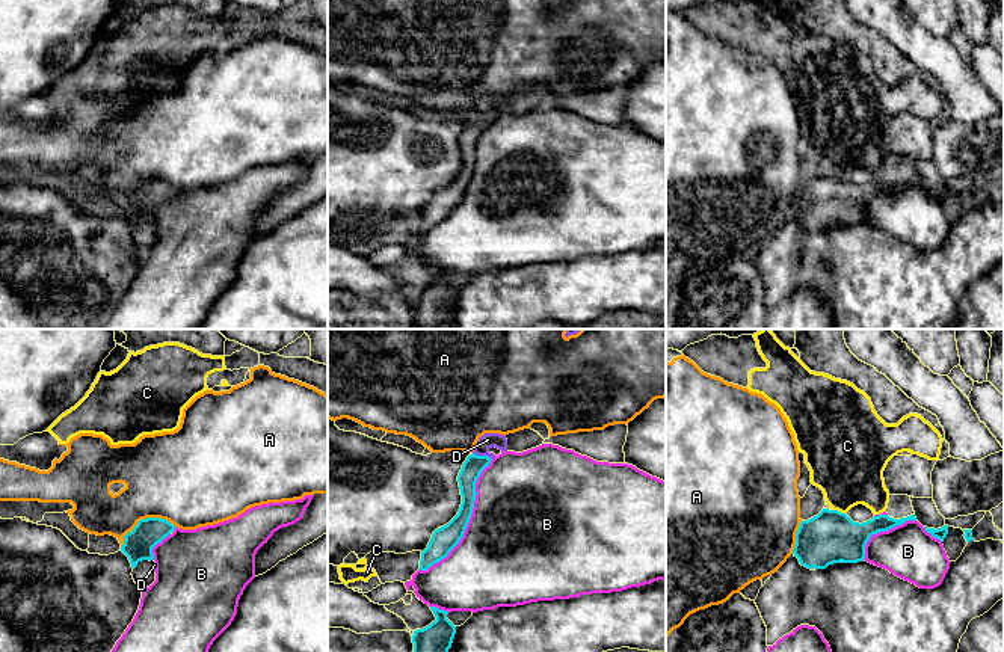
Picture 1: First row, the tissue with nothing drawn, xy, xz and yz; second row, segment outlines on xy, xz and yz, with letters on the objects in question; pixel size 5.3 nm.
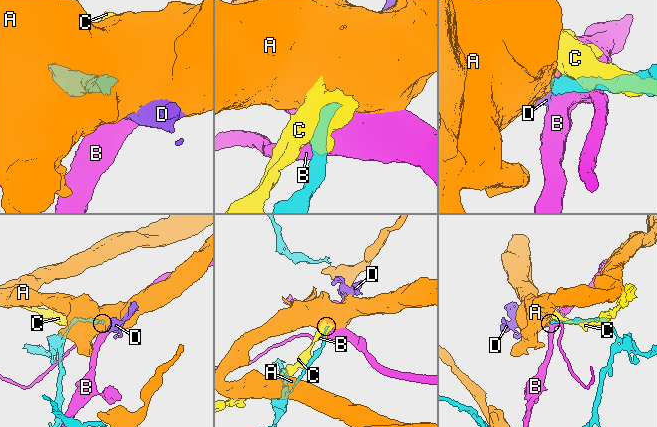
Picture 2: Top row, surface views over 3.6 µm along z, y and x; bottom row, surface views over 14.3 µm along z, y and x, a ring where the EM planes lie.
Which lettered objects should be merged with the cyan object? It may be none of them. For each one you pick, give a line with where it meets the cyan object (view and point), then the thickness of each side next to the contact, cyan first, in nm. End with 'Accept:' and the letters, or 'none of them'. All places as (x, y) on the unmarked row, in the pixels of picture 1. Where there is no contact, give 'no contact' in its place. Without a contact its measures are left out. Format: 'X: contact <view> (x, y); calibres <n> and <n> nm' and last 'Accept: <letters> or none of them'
D: contact xz (482, 118); calibres 110 and 80 nm
Accept: D

